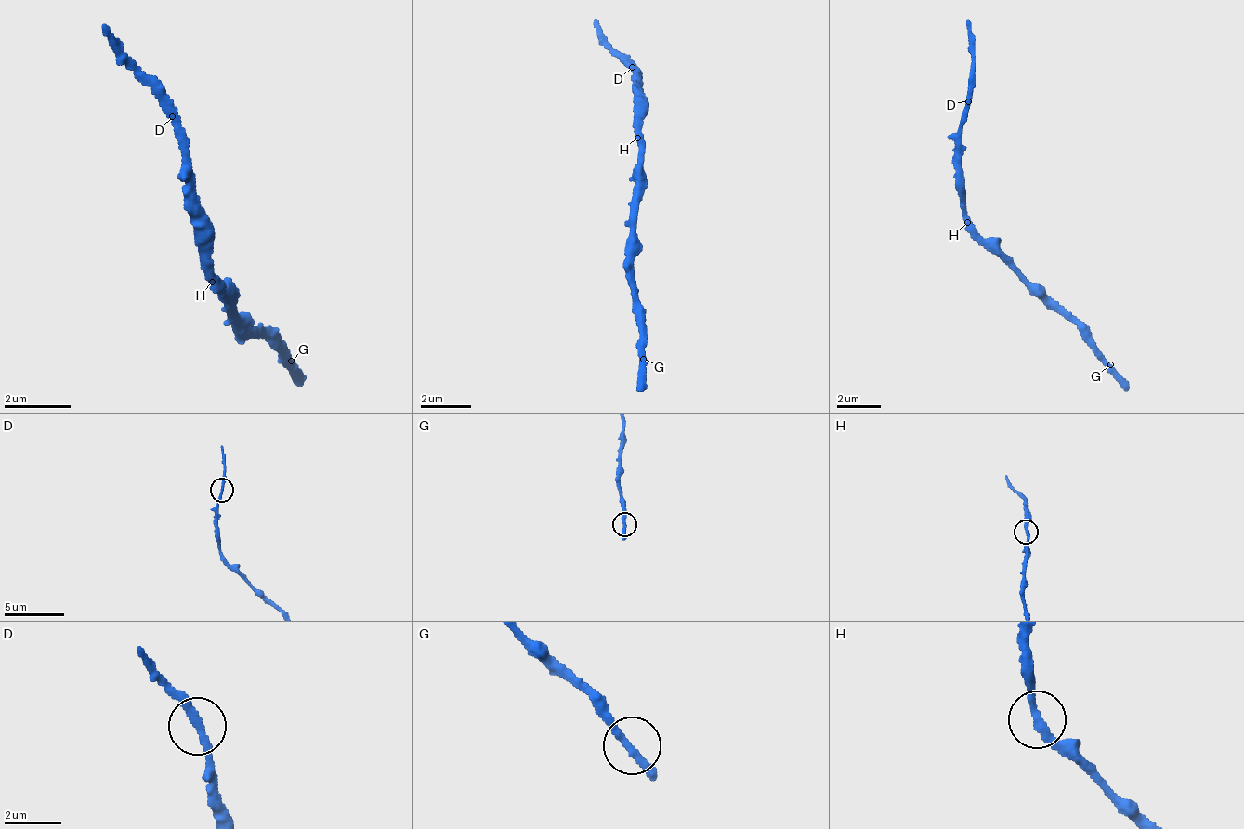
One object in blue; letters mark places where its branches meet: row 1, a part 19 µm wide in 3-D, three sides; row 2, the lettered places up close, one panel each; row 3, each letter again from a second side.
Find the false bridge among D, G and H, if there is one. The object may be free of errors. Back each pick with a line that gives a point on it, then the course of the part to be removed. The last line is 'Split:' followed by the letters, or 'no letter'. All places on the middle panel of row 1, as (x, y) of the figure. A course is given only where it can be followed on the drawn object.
Split: no letter

